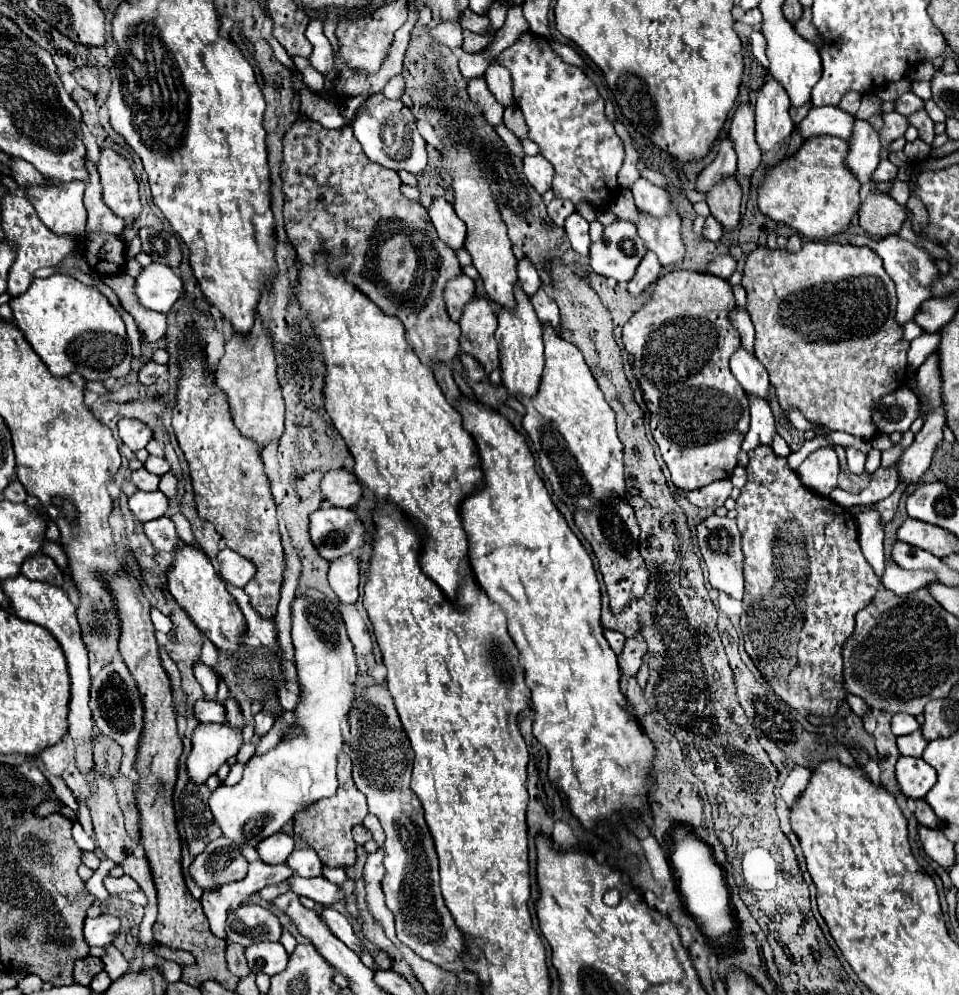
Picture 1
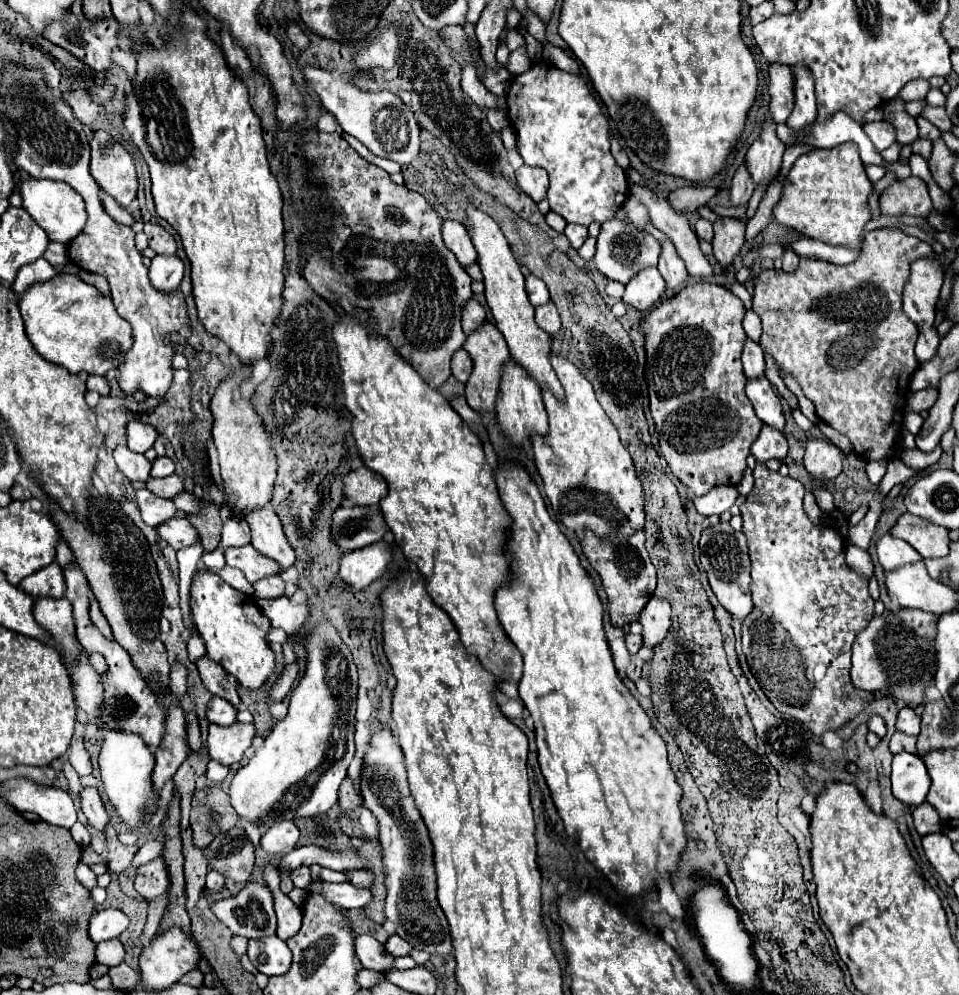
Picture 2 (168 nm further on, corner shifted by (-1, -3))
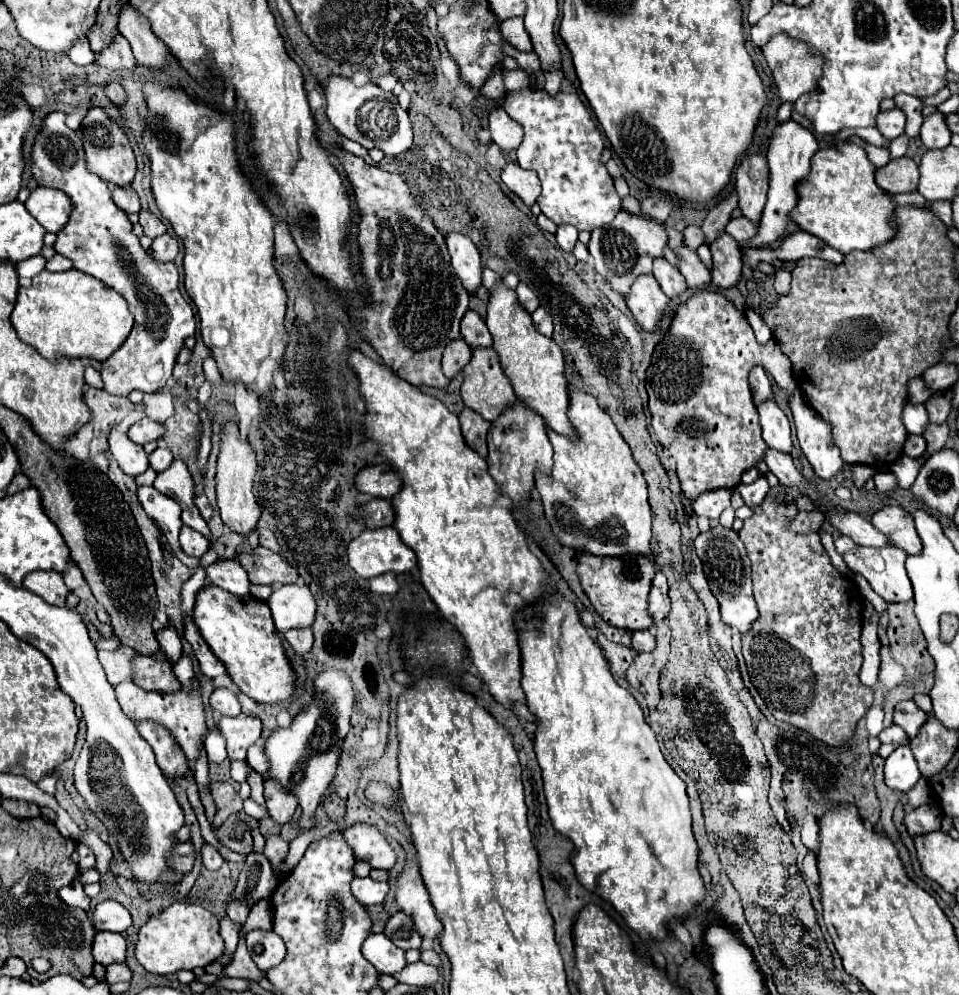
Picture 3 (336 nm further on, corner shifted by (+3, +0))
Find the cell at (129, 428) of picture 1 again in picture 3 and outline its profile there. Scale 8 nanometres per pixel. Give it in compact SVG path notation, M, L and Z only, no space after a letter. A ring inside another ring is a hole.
M143 418L139 422L135 422L131 428L129 428L129 436L135 444L147 444L151 440L159 440L163 436L163 424L159 422L153 422L149 418Z

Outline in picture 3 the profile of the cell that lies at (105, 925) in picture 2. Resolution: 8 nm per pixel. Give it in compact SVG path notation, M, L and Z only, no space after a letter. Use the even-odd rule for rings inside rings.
M103 900L91 912L91 920L95 930L105 932L125 932L131 926L131 914L125 906L115 900Z

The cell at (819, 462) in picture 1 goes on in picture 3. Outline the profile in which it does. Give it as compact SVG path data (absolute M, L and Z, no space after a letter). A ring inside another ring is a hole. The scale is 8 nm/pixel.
M797 390L791 396L789 406L805 458L811 462L819 478L833 478L841 470L843 460L839 456L839 448L835 448L831 440L829 424L821 420L821 416L807 404L803 394L799 394Z

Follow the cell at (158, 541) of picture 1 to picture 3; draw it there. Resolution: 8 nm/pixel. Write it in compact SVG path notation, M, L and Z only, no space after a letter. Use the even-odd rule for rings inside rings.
M187 526L181 528L179 542L181 542L183 552L187 552L189 556L199 556L201 558L209 550L209 540L203 534L199 534L199 532L195 532Z

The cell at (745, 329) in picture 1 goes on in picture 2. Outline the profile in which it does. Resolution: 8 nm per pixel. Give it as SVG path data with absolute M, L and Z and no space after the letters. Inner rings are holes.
M747 339L745 349L743 349L743 367L745 367L747 379L755 379L755 377L761 377L765 373L763 349L759 347L759 343L755 343L751 339Z

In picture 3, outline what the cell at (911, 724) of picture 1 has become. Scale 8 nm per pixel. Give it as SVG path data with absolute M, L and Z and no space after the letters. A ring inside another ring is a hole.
M913 700L899 702L895 706L895 718L893 718L893 722L897 726L901 726L909 734L909 738L913 738L919 732L919 728L923 726L925 720L927 720L927 714L923 710L919 710Z

